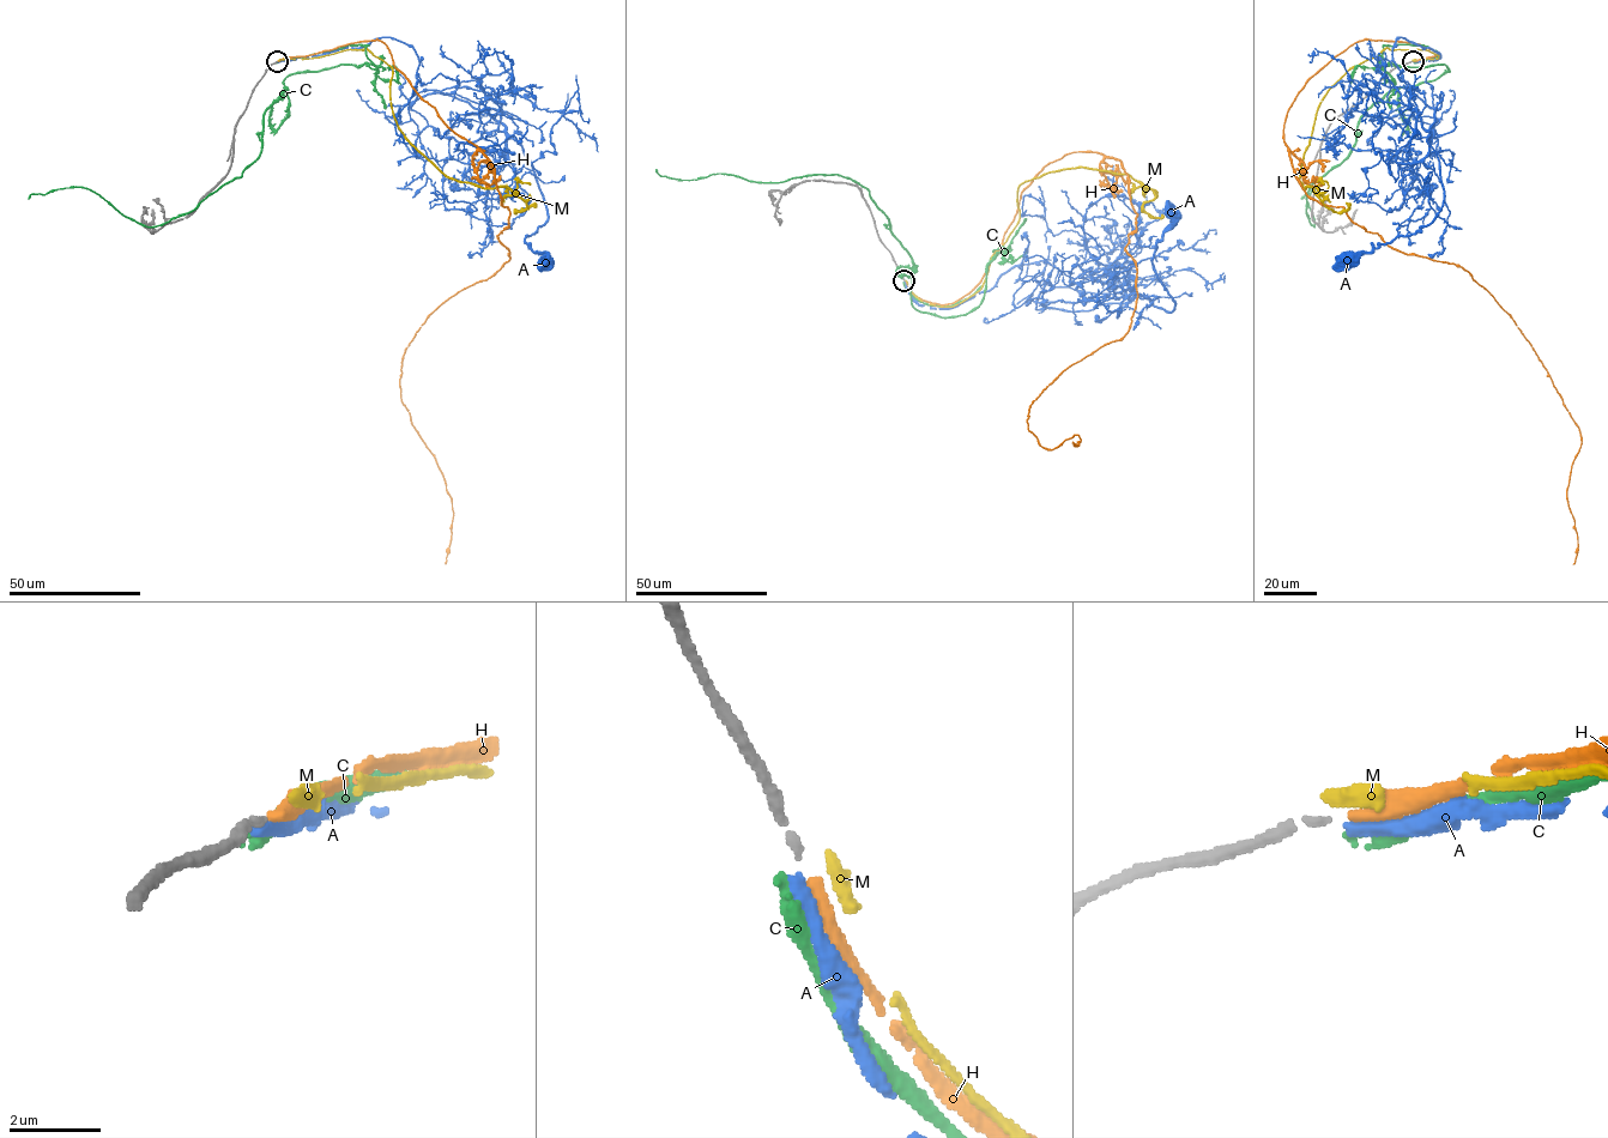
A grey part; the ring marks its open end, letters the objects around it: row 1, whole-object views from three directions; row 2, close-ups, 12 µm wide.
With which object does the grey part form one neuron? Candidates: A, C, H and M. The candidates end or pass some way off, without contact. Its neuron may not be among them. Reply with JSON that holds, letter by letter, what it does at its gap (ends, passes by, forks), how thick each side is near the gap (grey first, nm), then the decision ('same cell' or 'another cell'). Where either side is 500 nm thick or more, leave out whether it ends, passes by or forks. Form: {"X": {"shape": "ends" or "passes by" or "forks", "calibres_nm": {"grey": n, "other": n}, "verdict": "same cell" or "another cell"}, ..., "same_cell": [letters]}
{"A": {"shape": "ends", "calibres_nm": {"grey": 140, "other": 360}, "verdict": "another cell"}, "C": {"shape": "ends", "calibres_nm": {"grey": 140, "other": 180}, "verdict": "another cell"}, "H": {"shape": "ends", "calibres_nm": {"grey": 140, "other": 320}, "verdict": "same cell"}, "M": {"shape": "ends", "calibres_nm": {"grey": 140, "other": 360}, "verdict": "another cell"}, "same_cell": ["H"]}

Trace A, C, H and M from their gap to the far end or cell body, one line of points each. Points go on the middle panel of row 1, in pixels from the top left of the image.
A: (904, 282), (919, 304), (950, 308), (1045, 261), (1038, 302), (1144, 295), (1171, 312), (1153, 262), (1171, 211)
C: (904, 282), (954, 304), (1003, 247), (983, 302), (942, 318), (912, 306), (912, 259), (858, 183), (656, 169)
H: (905, 282), (956, 302), (1039, 171), (1077, 152), (1120, 162), (1130, 327), (1027, 419), (1046, 449), (1072, 441)
M: (906, 280), (939, 307), (974, 295), (1017, 224), (1019, 186), (1047, 173), (1128, 174), (1162, 213)

